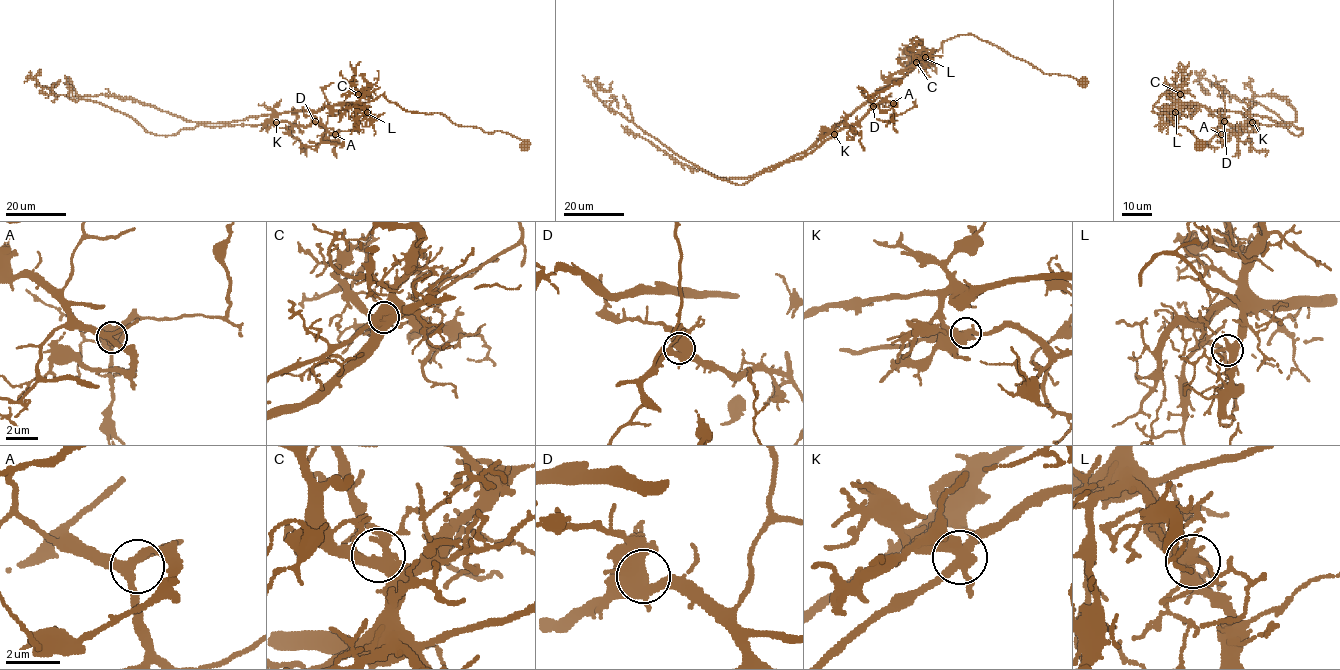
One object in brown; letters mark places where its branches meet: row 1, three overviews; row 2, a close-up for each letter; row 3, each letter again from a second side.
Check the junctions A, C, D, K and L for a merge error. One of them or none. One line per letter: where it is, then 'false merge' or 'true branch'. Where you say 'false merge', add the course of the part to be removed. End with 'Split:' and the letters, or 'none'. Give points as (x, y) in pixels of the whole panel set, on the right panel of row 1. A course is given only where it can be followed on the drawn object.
A: (1221, 134) | true branch
C: (1180, 94) | true branch
D: (1224, 121) | true branch
K: (1252, 122) | false merge | (1252, 122), (1293, 125), (1303, 132), (1294, 135), (1272, 111), (1201, 78), (1205, 94), (1209, 94), (1201, 83)
L: (1175, 112) | true branch
Split: K

